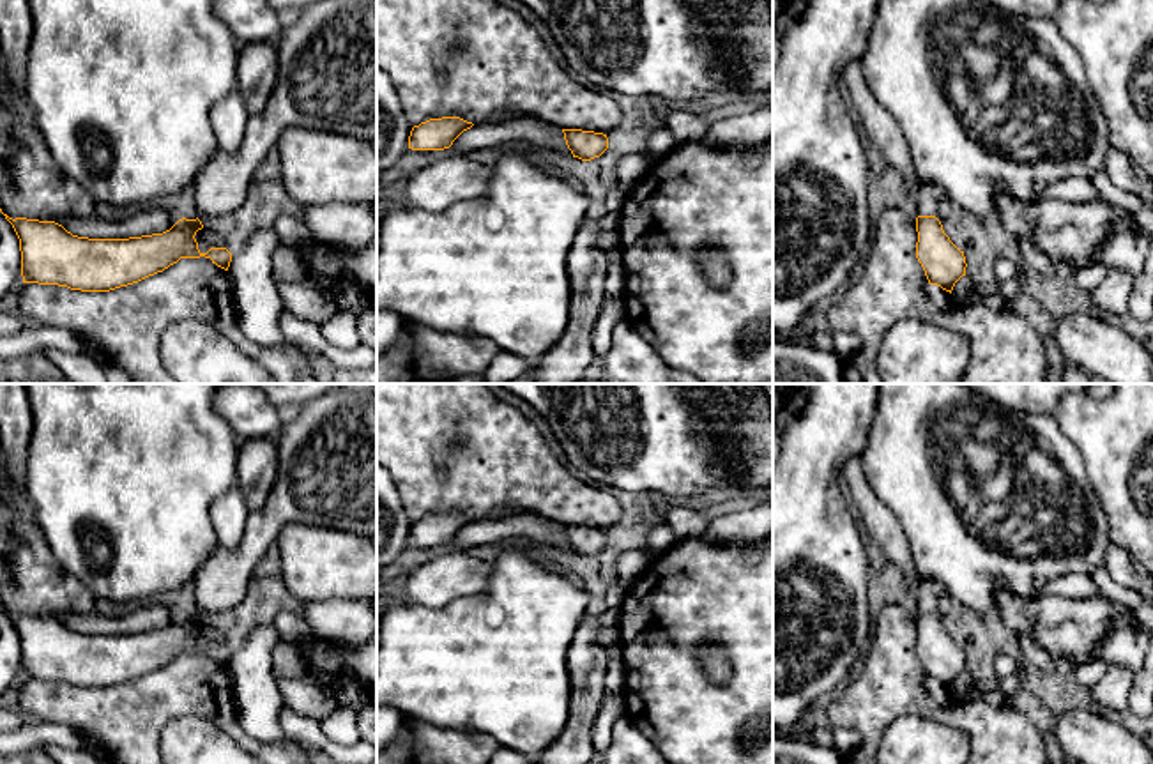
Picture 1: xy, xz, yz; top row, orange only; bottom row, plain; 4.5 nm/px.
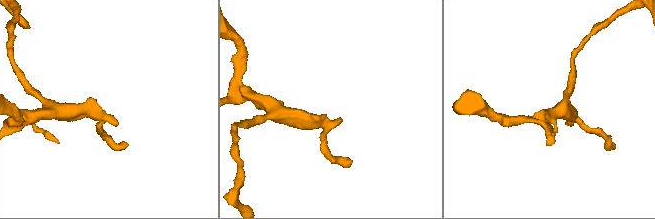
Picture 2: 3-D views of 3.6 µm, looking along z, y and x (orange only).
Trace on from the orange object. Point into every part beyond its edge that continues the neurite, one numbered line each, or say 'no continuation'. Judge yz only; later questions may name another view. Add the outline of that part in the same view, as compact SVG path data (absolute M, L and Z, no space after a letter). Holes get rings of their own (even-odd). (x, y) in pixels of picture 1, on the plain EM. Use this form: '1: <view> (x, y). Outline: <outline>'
1: yz (883, 527). Outline: M861 456L851 458L844 467L844 478L851 490L868 536L882 554L902 571L907 591L912 592L918 612L935 612L944 594L941 584L923 580L912 564L909 543L895 513L872 492L861 465Z

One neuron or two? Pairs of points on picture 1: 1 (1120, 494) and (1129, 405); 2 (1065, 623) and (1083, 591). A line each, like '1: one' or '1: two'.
1: one
2: two

